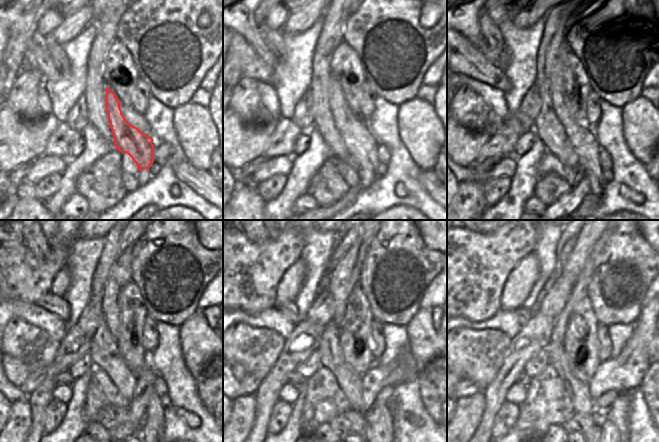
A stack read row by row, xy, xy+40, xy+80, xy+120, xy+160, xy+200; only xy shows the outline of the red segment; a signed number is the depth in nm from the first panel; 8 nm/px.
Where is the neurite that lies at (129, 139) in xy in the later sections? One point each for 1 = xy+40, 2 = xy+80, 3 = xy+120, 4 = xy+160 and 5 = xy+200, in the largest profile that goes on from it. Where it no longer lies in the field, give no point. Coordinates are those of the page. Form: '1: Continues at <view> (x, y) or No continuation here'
1: Continues at xy+40 (357, 137)
2: Continues at xy+80 (583, 139)
3: Continues at xy+120 (120, 273)
4: Continues at xy+160 (344, 276)
5: Continues at xy+200 (574, 265).

